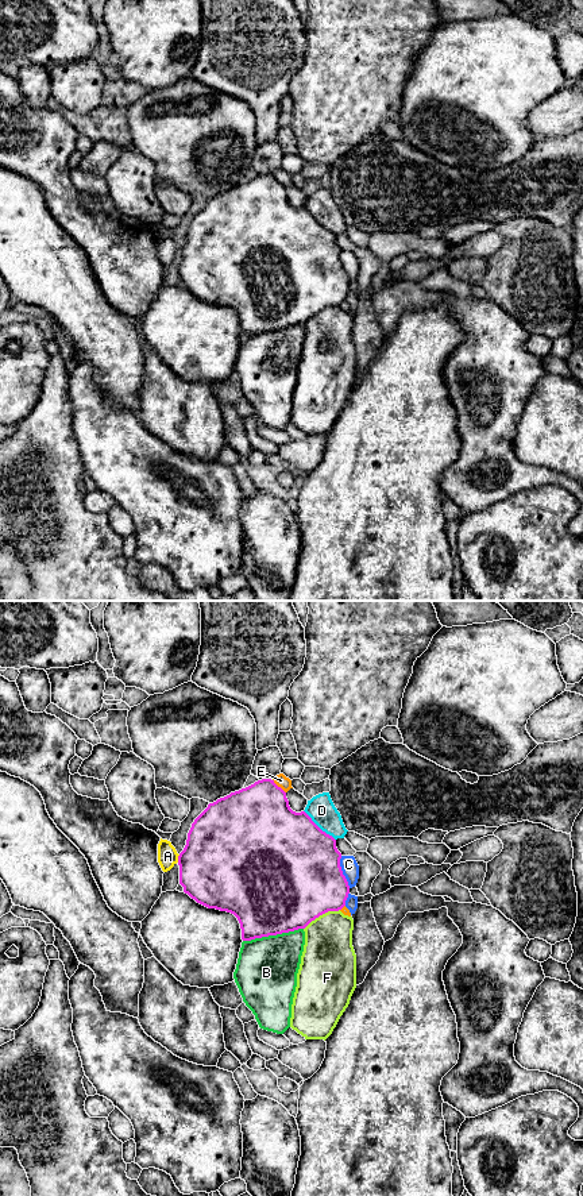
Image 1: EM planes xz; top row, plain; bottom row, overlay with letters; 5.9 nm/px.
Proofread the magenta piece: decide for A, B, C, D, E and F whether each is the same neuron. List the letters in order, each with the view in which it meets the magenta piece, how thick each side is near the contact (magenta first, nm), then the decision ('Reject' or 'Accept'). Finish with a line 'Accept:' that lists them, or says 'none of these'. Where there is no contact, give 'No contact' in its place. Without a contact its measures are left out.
A: Touches magenta in xz. Thickness 480 nm (magenta) against 120 nm. Reject
B: Touches magenta in xz. Thickness 500 nm (magenta) against 360 nm. Reject
C: Touches magenta in xz. Thickness 500 nm (magenta) against 100 nm. Reject
D: Touches magenta in xz. Thickness 500 nm (magenta) against 160 nm. Reject
E: Touches magenta in xz. Thickness 440 nm (magenta) against 80 nm. Reject
F: Touches magenta in xz. Thickness 500 nm (magenta) against 300 nm. Reject
Accept: none of these

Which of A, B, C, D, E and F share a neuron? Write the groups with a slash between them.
A / B / C / D / E / F

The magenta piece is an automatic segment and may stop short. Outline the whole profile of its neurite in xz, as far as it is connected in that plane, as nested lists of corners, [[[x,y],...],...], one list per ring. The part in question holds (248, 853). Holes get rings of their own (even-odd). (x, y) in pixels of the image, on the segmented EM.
[[[262,779],[209,803],[194,819],[178,856],[179,884],[197,903],[233,914],[240,923],[242,940],[251,941],[305,929],[320,915],[341,910],[350,886],[340,859],[336,840],[323,832],[305,811],[293,811],[286,792],[274,780]]]

